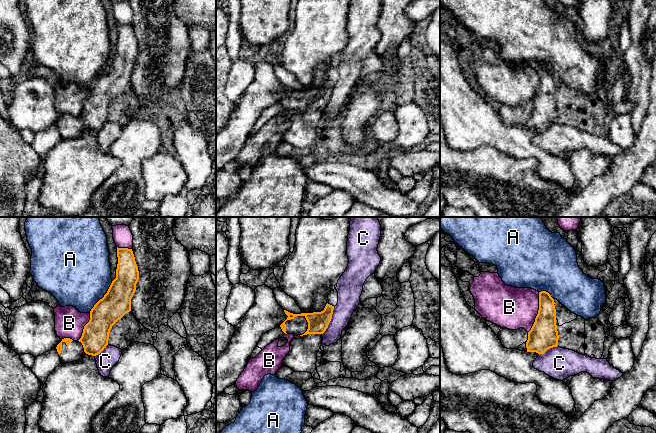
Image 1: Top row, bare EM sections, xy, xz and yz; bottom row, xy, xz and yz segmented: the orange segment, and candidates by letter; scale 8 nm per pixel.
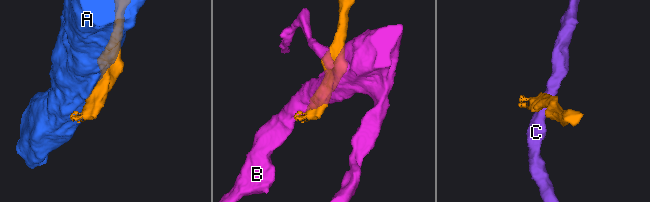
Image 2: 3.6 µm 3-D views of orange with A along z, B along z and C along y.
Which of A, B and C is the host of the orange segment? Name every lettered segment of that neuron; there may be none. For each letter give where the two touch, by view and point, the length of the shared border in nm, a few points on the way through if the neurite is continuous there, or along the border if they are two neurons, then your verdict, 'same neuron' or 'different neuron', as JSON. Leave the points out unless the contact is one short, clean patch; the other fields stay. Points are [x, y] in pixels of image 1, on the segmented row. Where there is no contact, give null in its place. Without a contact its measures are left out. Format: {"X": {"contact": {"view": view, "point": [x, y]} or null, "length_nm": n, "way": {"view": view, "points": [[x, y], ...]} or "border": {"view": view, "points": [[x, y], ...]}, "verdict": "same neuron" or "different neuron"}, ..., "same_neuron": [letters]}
{"A": {"contact": {"view": "xy", "point": [104, 296]}, "length_nm": 320, "border": {"view": "xy", "points": [[112, 281], [107, 292], [89, 311]]}, "verdict": "different neuron"}, "B": {"contact": {"view": "yz", "point": [538, 312]}, "length_nm": 340, "verdict": "different neuron"}, "C": {"contact": {"view": "xz", "point": [330, 320]}, "length_nm": 240, "border": {"view": "xz", "points": [[334, 307], [332, 318], [322, 334]]}, "verdict": "different neuron"}, "same_neuron": []}

